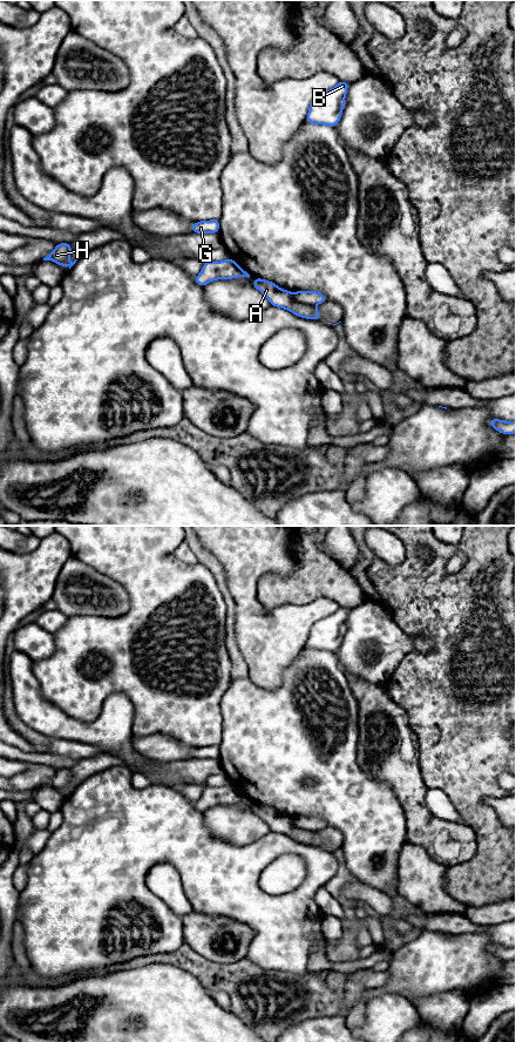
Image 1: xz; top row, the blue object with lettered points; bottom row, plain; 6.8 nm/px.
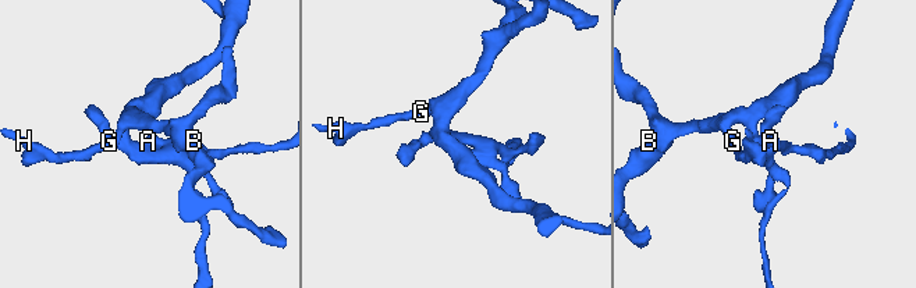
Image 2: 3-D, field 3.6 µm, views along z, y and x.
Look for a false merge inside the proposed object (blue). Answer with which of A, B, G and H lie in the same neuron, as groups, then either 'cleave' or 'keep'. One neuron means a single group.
groups A B G H; keep

